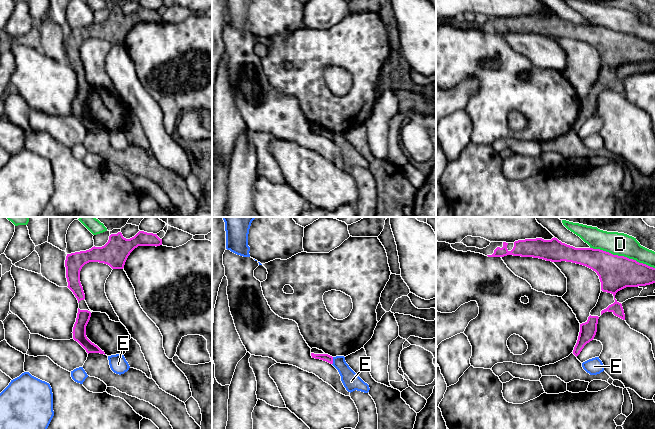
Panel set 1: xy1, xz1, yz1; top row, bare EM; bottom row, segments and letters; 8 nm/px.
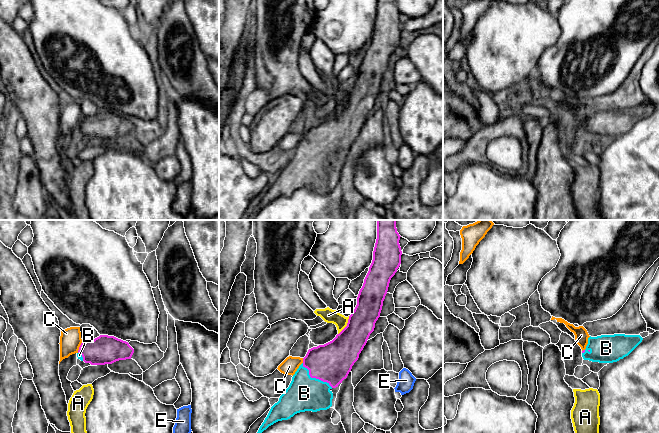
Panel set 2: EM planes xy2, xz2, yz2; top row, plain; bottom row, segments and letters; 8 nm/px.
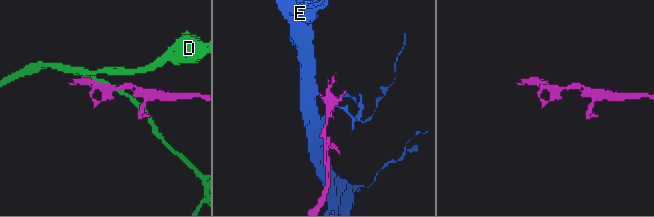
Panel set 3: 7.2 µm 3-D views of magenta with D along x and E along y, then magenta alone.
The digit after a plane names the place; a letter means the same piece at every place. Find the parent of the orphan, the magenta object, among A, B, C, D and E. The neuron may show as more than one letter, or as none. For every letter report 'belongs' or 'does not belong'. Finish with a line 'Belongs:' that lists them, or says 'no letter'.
A: does not belong
B: belongs
C: does not belong
D: does not belong
E: does not belong
Belongs: B

